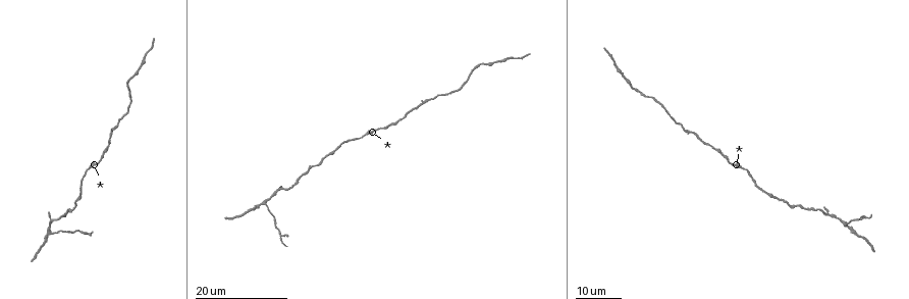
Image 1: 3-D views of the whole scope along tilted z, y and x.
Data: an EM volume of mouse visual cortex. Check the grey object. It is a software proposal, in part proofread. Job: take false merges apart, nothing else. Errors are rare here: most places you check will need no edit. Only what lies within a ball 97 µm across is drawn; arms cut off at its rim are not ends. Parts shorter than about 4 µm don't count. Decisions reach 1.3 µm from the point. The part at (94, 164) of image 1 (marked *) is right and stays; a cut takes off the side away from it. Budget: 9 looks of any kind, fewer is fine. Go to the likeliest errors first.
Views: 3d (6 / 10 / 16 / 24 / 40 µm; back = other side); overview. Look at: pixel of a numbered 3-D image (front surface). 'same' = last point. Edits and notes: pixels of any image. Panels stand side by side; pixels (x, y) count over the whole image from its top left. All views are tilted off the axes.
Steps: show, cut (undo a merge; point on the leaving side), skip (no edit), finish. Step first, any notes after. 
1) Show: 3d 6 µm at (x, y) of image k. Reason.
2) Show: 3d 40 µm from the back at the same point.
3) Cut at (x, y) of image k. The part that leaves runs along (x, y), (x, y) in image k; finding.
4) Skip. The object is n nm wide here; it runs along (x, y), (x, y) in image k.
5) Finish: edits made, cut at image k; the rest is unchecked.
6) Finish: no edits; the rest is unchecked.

Show: 3d 24 µm at (826, 213) of image 1. Three arms meet.

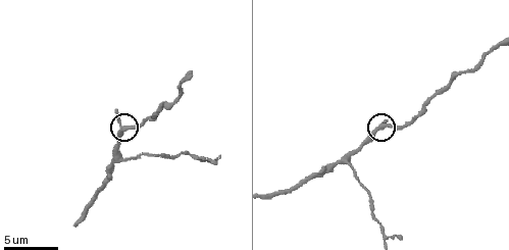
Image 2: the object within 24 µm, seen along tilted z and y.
Show: 3d 10 µm at (124, 127) of image 2.

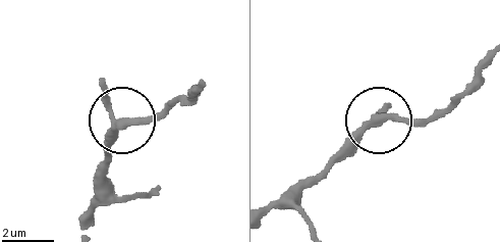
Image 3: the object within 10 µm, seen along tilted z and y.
Skip. The object is 230 nm wide here; it runs along (487, 68), (432, 112), (378, 123), (328, 164) in image 3; one cell here.

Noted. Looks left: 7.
Show: 3d 16 µm at (120, 160) of image 2. Three arms meet.

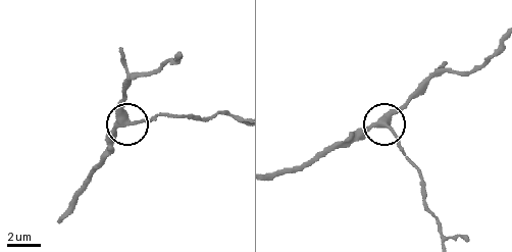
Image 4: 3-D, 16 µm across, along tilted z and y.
Skip. It runs along (496, 53), (472, 67), (439, 73), (384, 121), (342, 146) in image 4; one cell here.

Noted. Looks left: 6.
Show: 3d 16 µm at (466, 73) of image 2. Sudden change in width.

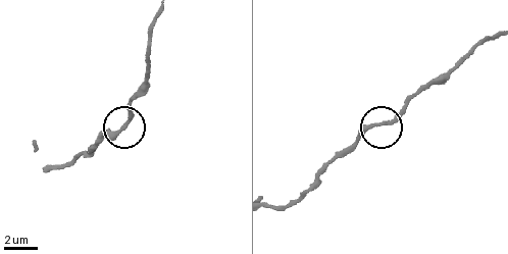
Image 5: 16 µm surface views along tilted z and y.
Skip. Continuous, no second cell.

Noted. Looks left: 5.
Show: 3d 16 µm at (740, 166) of image 1. Thick turns thin.

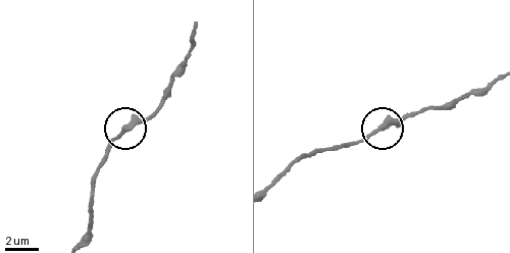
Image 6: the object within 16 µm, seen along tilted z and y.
Show: 3d 6 µm at (377, 132) of image 6.

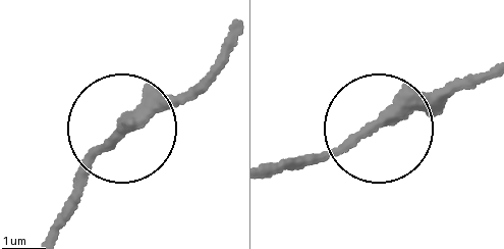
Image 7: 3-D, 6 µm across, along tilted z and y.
Skip. It runs along (436, 103), (267, 176) in image 7; one cell here.

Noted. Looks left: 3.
Finish: no edits; the rest is unchecked.

